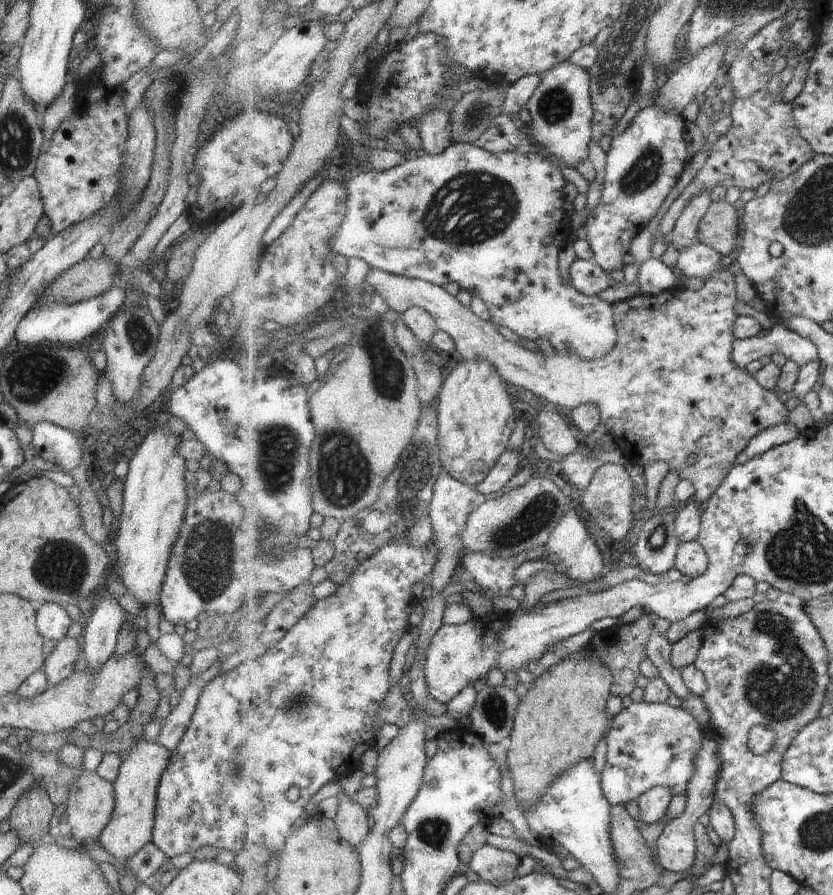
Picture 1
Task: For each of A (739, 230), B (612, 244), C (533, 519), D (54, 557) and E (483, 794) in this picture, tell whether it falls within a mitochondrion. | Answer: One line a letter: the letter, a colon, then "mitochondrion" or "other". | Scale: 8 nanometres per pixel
A: other
B: other
C: mitochondrion
D: mitochondrion
E: other

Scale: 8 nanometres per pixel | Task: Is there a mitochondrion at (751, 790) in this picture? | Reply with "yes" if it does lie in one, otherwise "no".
no

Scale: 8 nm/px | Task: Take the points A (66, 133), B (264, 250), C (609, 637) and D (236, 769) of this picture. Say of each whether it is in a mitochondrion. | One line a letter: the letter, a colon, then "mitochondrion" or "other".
A: other
B: other
C: other
D: mitochondrion

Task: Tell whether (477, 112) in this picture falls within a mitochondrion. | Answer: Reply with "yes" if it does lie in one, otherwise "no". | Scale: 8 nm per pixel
yes

